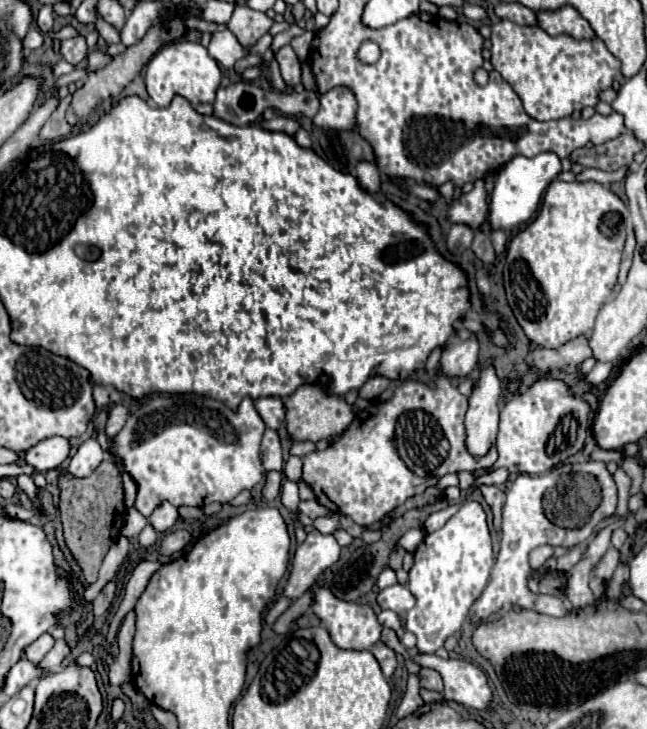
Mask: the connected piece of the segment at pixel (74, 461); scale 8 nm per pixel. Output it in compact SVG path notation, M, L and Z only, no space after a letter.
M91 437L71 457L71 461L67 465L67 473L73 477L89 477L99 467L103 457L105 457L105 451L97 443L97 439Z

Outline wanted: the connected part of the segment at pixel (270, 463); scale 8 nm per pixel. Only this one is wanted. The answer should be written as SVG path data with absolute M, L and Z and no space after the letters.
M266 429L262 438L261 457L266 471L275 470L283 474L283 453L279 435L273 429Z

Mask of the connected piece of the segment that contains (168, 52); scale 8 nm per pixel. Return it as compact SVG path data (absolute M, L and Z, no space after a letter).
M175 41L165 45L145 67L145 85L149 97L159 105L165 107L175 95L185 97L191 105L199 103L213 103L215 91L221 83L221 69L215 59L209 57L207 49L201 43L191 41Z

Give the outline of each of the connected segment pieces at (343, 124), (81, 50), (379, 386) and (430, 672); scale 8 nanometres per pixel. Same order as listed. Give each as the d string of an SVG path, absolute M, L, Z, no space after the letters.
M337 87L321 97L321 107L319 113L313 117L313 125L321 129L351 131L357 125L355 113L357 113L357 101L353 93L345 87Z
M77 37L61 41L60 53L66 61L76 66L88 55L87 44L77 44Z
M375 375L375 377L371 377L361 389L359 389L359 395L361 397L365 397L365 399L377 399L385 389L387 389L387 385L389 385L389 379L387 377L383 377L383 375Z
M421 669L421 673L419 673L419 683L421 683L423 689L429 689L429 691L443 691L441 675L439 675L435 669Z

